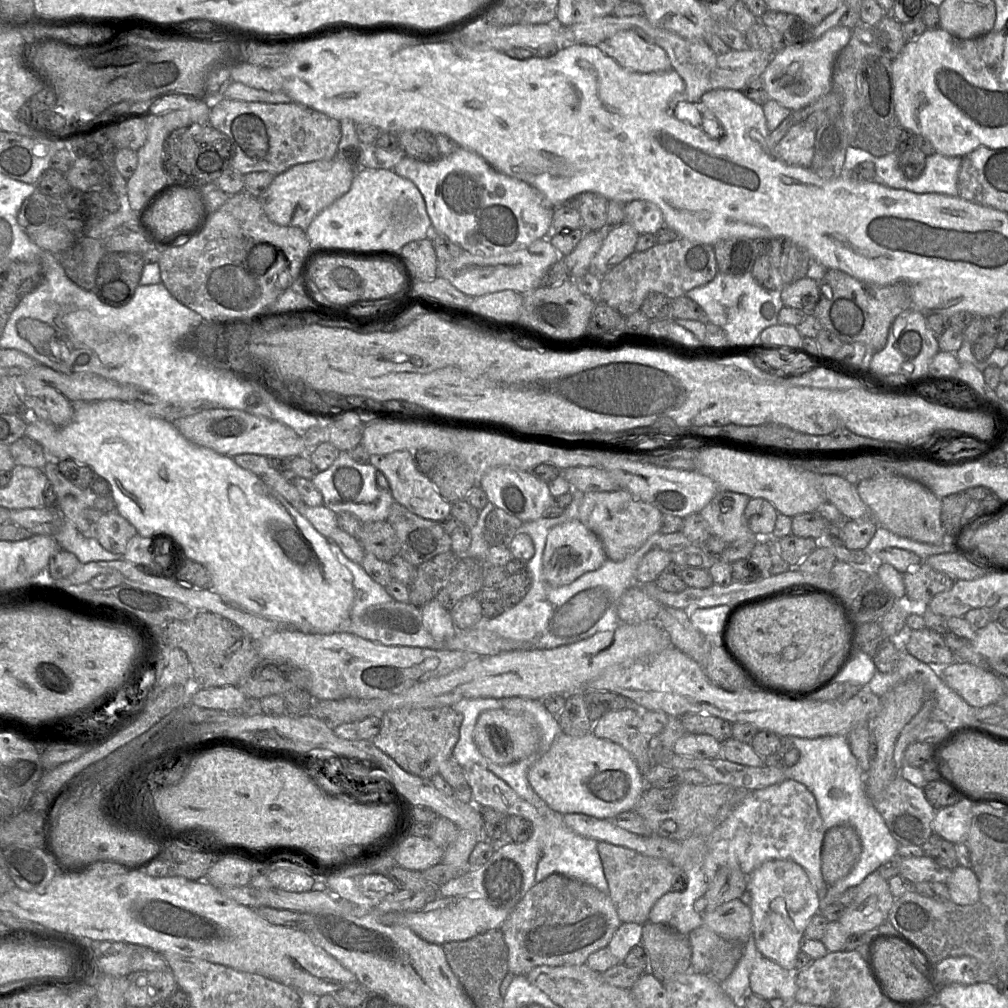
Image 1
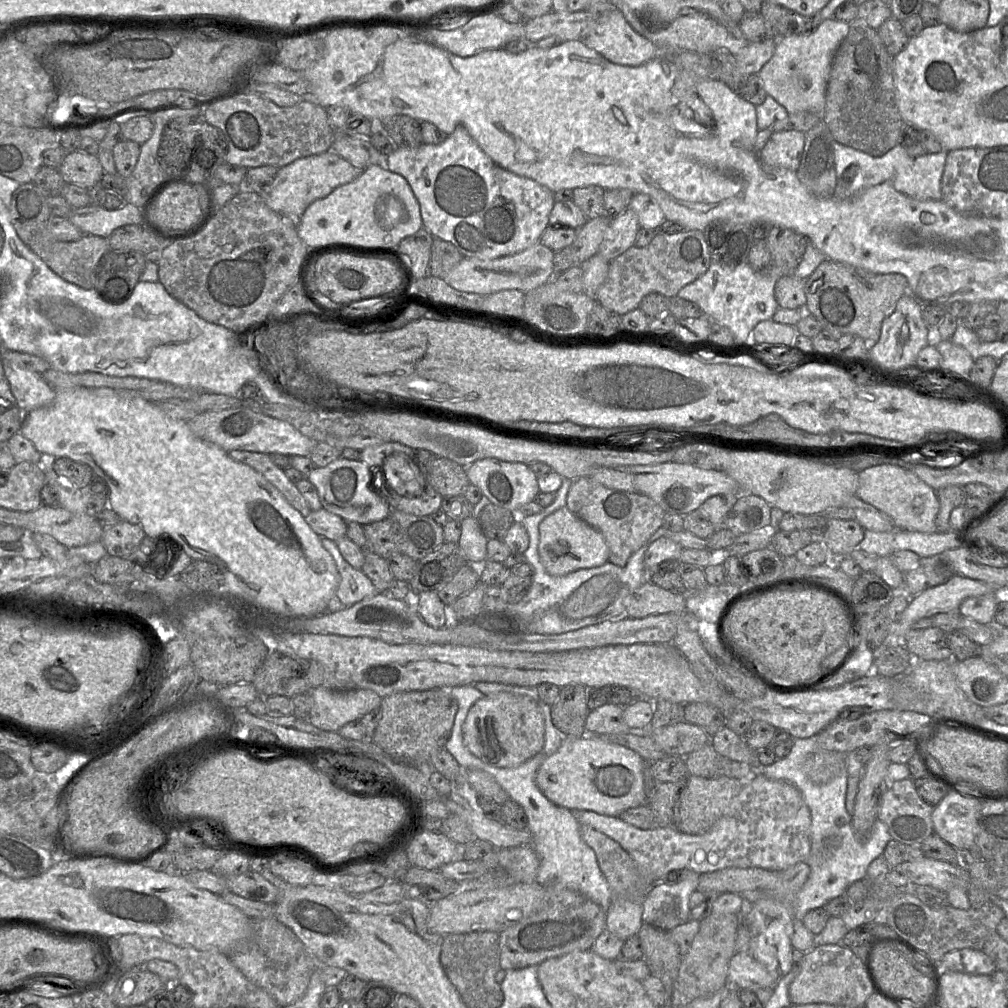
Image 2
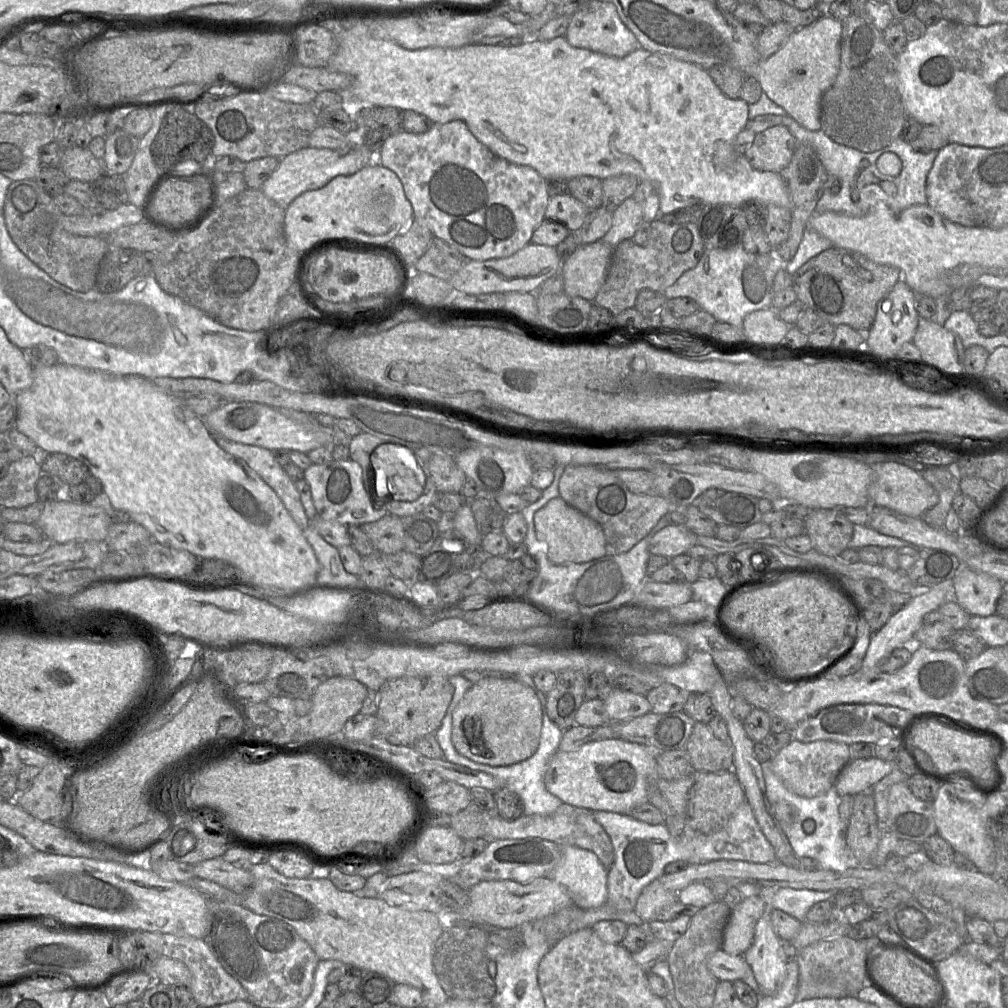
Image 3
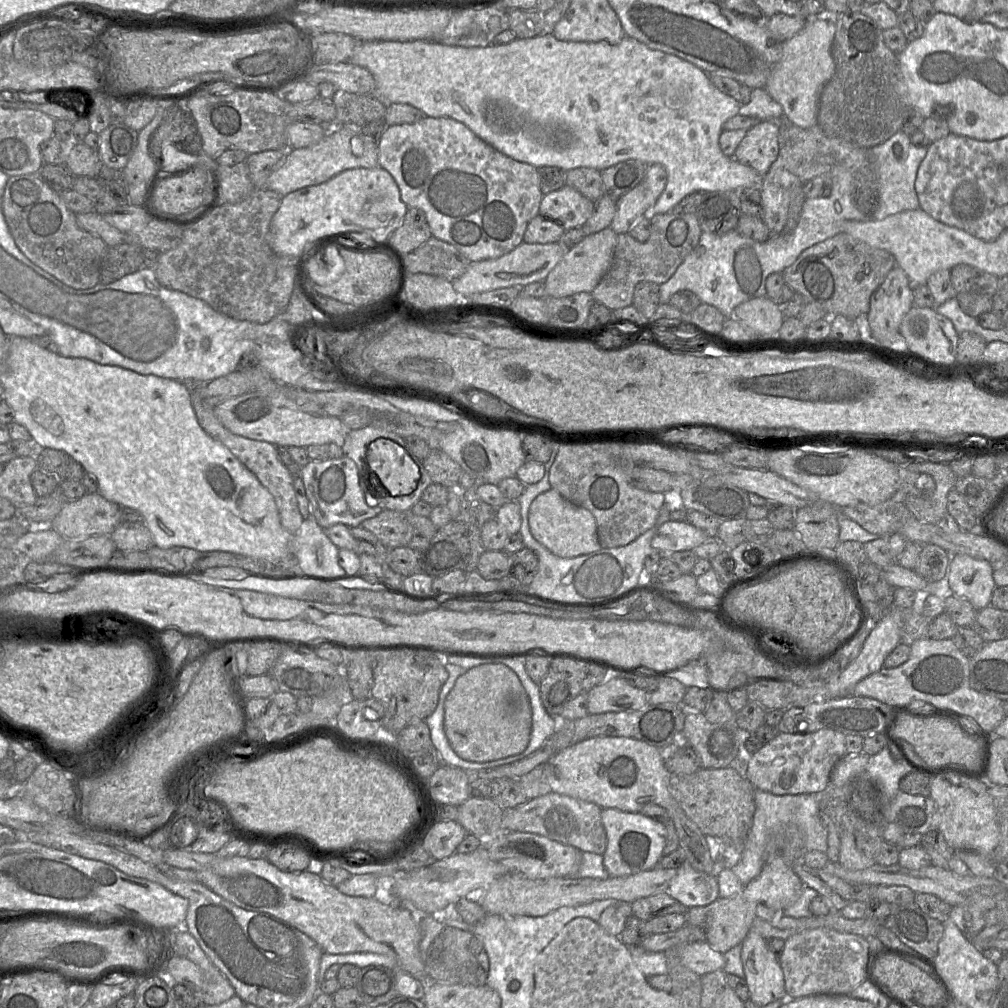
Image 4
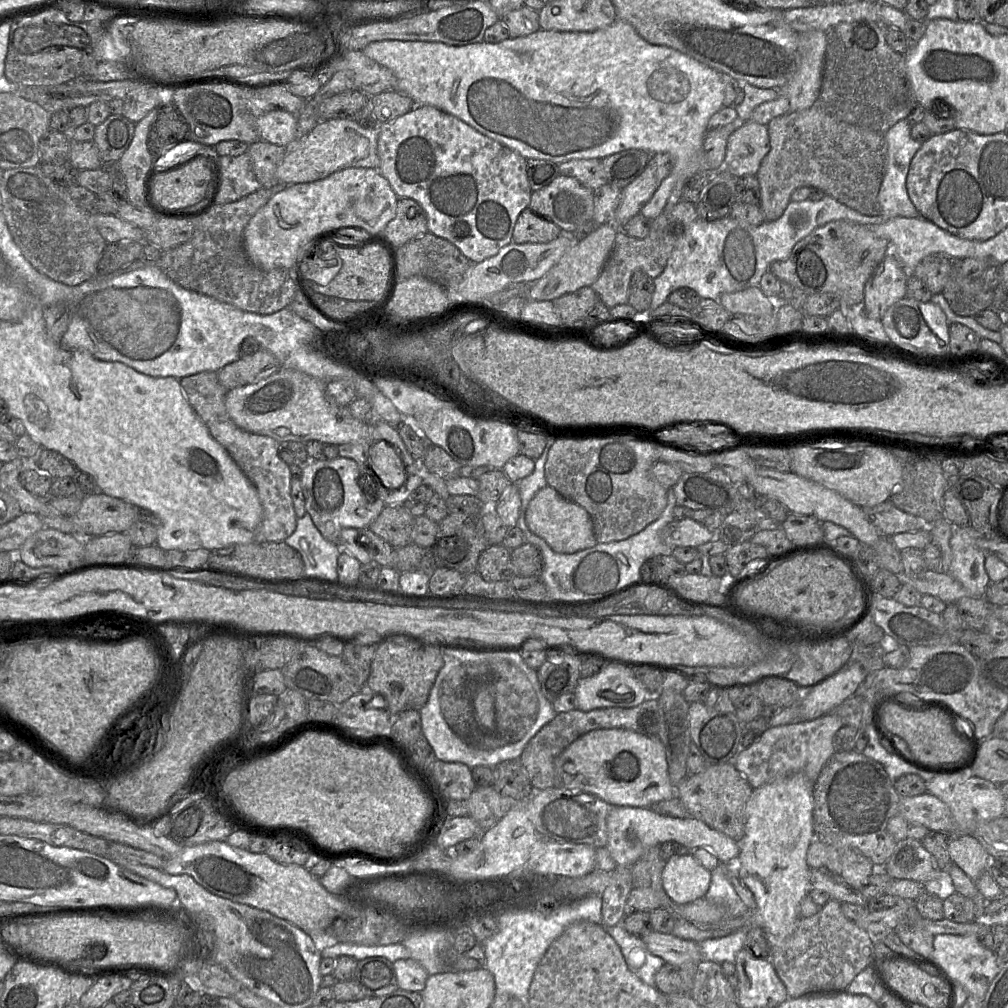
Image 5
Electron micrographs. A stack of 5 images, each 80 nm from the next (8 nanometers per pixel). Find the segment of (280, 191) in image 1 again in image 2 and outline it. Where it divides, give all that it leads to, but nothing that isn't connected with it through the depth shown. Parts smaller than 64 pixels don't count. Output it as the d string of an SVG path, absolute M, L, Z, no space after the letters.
M329 150L299 158L278 168L278 173L272 183L259 195L273 211L295 219L298 223L311 203L328 196L337 187L354 181L363 170L354 167L348 160Z

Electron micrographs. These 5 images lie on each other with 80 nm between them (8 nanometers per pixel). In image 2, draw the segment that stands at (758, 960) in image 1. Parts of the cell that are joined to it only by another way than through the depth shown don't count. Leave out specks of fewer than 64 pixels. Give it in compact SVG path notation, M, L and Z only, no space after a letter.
M750 952L737 953L731 958L727 977L727 984L751 991L759 988L773 990L779 981Z

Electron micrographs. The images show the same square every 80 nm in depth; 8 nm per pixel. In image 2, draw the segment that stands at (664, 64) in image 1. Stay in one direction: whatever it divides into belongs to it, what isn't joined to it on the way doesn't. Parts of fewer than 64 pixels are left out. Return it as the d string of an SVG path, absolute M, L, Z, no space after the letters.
M618 10L602 14L593 33L582 42L612 63L640 66L659 56L658 48L637 33Z

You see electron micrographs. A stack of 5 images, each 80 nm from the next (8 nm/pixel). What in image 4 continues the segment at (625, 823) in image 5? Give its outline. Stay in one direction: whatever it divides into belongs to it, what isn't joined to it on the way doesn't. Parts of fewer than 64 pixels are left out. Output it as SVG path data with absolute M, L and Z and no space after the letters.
M602 809L601 820L606 831L607 848L603 855L609 877L622 877L650 871L659 865L667 842L666 826L639 812Z

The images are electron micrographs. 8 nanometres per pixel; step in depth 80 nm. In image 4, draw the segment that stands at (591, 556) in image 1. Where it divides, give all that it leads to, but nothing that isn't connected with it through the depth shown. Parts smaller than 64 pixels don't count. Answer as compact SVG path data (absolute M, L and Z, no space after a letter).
M550 489L538 495L529 508L528 523L532 536L560 558L573 558L601 549L597 524L593 515Z

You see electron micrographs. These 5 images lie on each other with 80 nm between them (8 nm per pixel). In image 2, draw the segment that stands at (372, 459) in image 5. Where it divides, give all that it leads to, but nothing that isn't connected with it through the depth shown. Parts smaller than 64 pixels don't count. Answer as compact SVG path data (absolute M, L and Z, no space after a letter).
M392 454L382 466L383 486L406 498L419 496L425 487L420 469L405 455Z

